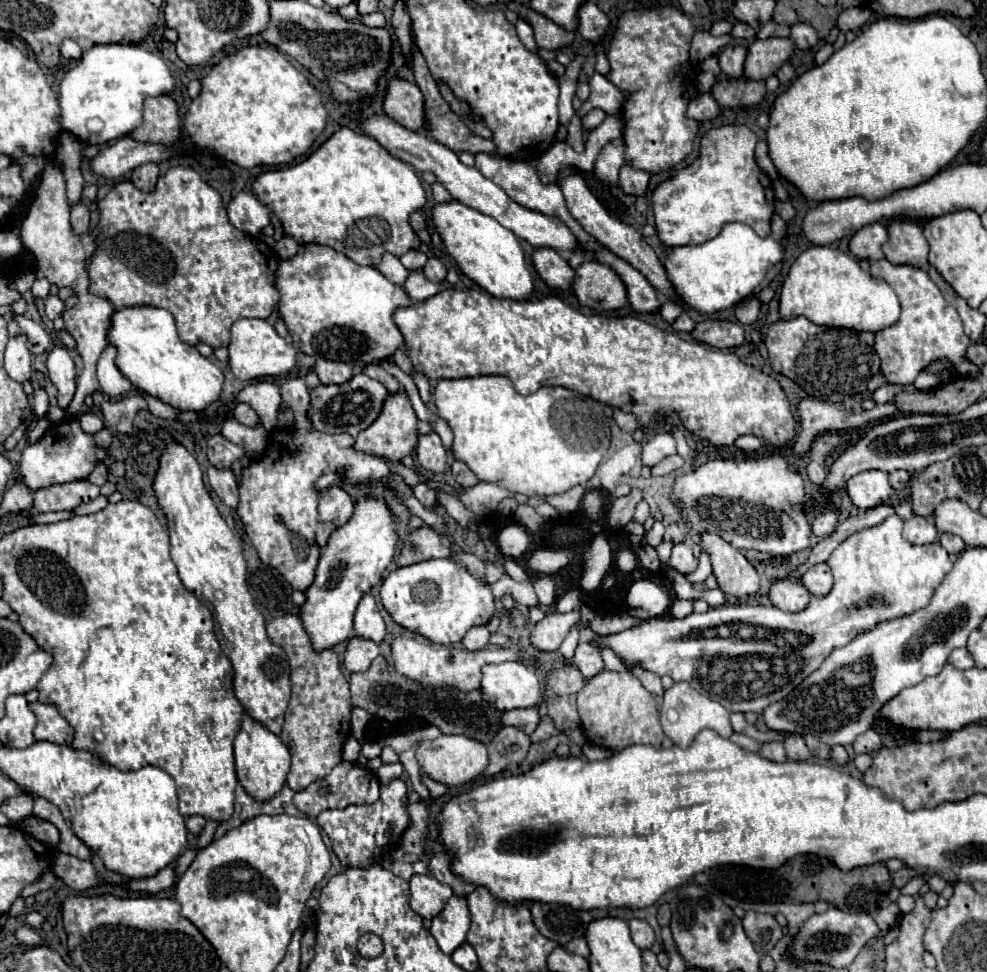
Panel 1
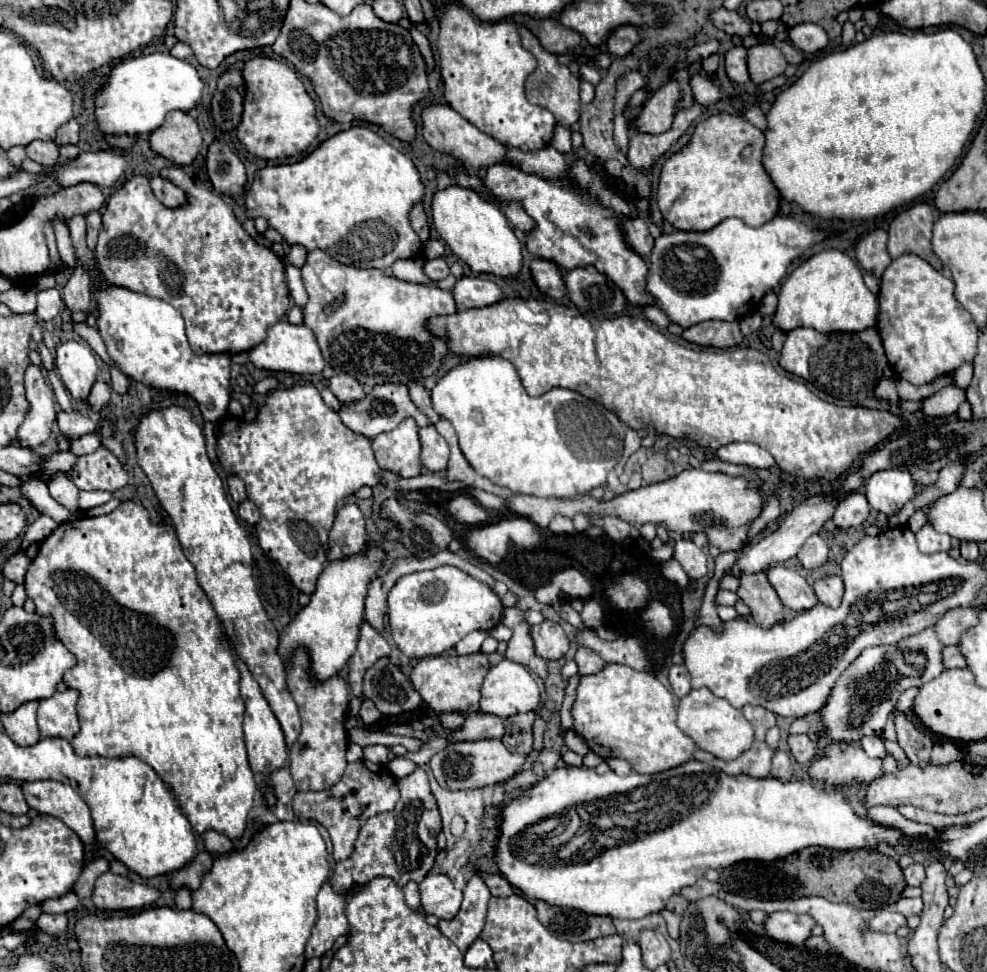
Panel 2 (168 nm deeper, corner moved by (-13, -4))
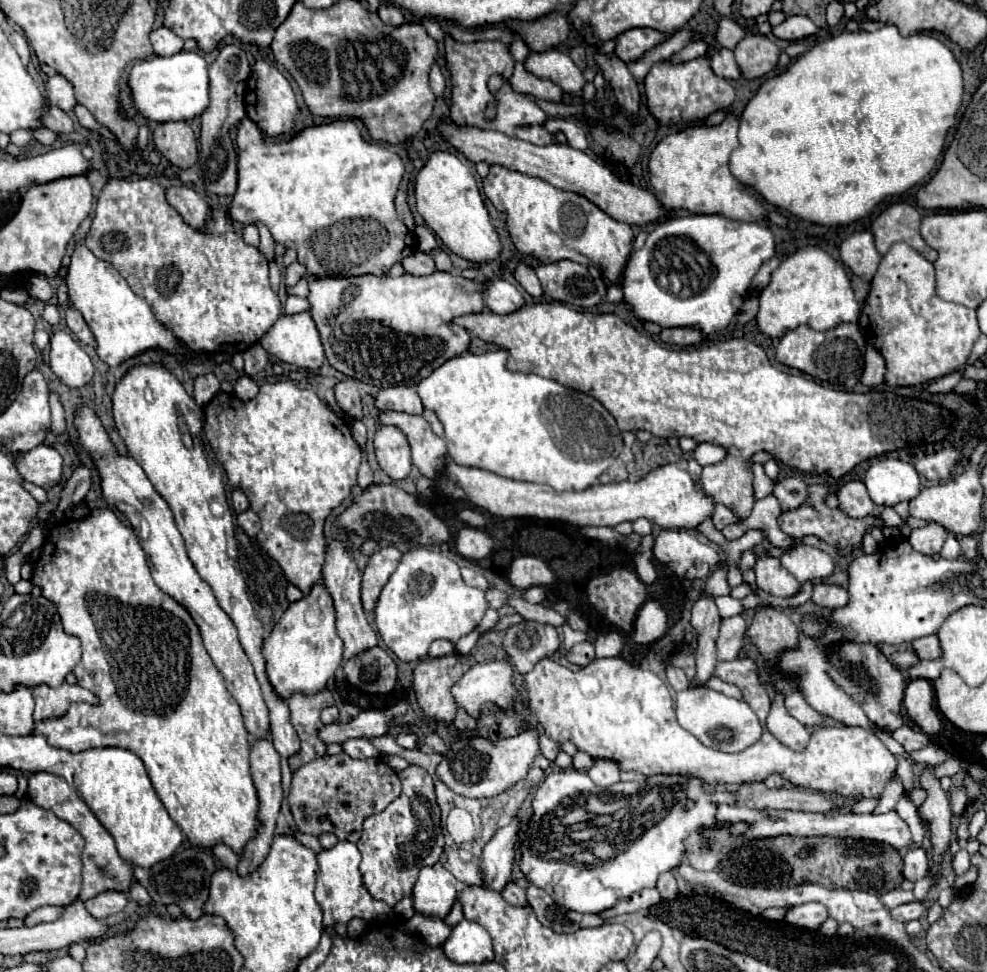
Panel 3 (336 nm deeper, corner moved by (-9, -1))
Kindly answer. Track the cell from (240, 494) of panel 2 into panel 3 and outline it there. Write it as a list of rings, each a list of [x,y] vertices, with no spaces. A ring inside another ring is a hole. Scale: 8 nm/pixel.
[[[233,490],[231,502],[233,502],[233,510],[235,510],[237,514],[249,510],[249,500],[247,500],[247,496],[245,496],[241,490]]]

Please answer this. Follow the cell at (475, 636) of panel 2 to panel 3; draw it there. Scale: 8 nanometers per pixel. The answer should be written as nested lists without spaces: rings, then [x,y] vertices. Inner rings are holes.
[[[437,640],[429,646],[429,656],[431,658],[439,658],[439,656],[447,656],[447,654],[453,654],[453,642]]]

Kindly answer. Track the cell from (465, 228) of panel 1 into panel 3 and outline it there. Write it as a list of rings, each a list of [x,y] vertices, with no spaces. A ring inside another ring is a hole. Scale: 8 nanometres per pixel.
[[[431,152],[423,168],[415,176],[415,202],[417,212],[427,226],[443,240],[443,244],[457,256],[483,264],[491,262],[501,252],[499,236],[491,224],[489,212],[483,206],[475,176],[451,152]]]

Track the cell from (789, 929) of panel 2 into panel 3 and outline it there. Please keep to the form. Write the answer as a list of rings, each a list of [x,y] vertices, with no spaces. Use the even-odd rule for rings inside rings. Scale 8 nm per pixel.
[[[809,902],[809,904],[801,904],[801,906],[791,908],[785,916],[785,922],[793,924],[793,926],[817,930],[827,918],[829,918],[827,906],[823,906],[819,902]]]

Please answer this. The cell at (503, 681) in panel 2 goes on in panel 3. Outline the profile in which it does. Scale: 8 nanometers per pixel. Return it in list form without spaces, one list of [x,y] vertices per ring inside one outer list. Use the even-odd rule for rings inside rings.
[[[483,662],[473,664],[457,684],[453,684],[451,694],[459,708],[469,716],[477,718],[483,704],[495,704],[507,708],[517,694],[513,682],[513,666],[509,662]]]

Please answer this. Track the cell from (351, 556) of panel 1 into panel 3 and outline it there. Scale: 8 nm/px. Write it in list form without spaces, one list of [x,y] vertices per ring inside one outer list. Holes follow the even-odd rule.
[[[319,582],[299,602],[289,604],[281,620],[263,642],[265,670],[273,692],[287,700],[293,692],[321,692],[343,660],[343,640],[335,630],[335,608],[327,588]]]

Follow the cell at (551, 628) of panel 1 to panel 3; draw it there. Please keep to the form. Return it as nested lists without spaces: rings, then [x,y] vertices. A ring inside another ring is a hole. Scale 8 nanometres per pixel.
[[[521,622],[507,628],[503,648],[517,672],[527,674],[541,658],[551,656],[559,648],[559,636],[557,630],[549,624]]]

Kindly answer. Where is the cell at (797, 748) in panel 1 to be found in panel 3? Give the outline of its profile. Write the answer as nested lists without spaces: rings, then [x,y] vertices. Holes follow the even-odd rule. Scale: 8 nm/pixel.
[[[773,688],[773,702],[771,702],[771,712],[765,720],[765,728],[787,748],[803,750],[807,746],[811,734],[799,720],[795,720],[787,712],[783,700],[785,700],[785,696]]]

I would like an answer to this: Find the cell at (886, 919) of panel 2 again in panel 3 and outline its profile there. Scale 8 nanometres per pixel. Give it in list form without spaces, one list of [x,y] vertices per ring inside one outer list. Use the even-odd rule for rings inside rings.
[[[915,900],[915,902],[901,904],[901,906],[893,908],[891,914],[893,914],[893,918],[897,918],[897,920],[901,920],[901,922],[909,922],[909,920],[921,918],[921,916],[925,914],[925,910],[927,910],[925,902],[917,902],[917,900]]]

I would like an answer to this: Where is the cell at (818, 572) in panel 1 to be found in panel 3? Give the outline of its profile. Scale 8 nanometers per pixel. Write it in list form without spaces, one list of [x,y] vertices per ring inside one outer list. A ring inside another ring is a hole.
[[[819,582],[819,584],[815,584],[815,588],[813,588],[813,602],[819,604],[819,606],[837,610],[837,608],[843,608],[843,606],[849,602],[849,594],[847,594],[845,588]]]

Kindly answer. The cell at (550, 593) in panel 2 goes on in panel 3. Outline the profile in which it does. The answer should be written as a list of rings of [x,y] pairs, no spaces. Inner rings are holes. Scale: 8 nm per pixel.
[[[531,586],[531,588],[527,588],[527,590],[525,590],[523,598],[525,598],[525,600],[529,600],[531,604],[541,604],[541,602],[543,602],[543,598],[545,598],[545,590],[543,590],[541,586]]]

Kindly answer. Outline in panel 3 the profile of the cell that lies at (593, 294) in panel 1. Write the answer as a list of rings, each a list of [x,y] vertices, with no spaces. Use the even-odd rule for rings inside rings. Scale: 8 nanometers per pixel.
[[[561,260],[553,264],[535,266],[545,298],[573,304],[577,308],[591,308],[605,296],[605,282],[593,278],[589,270],[577,262]]]

